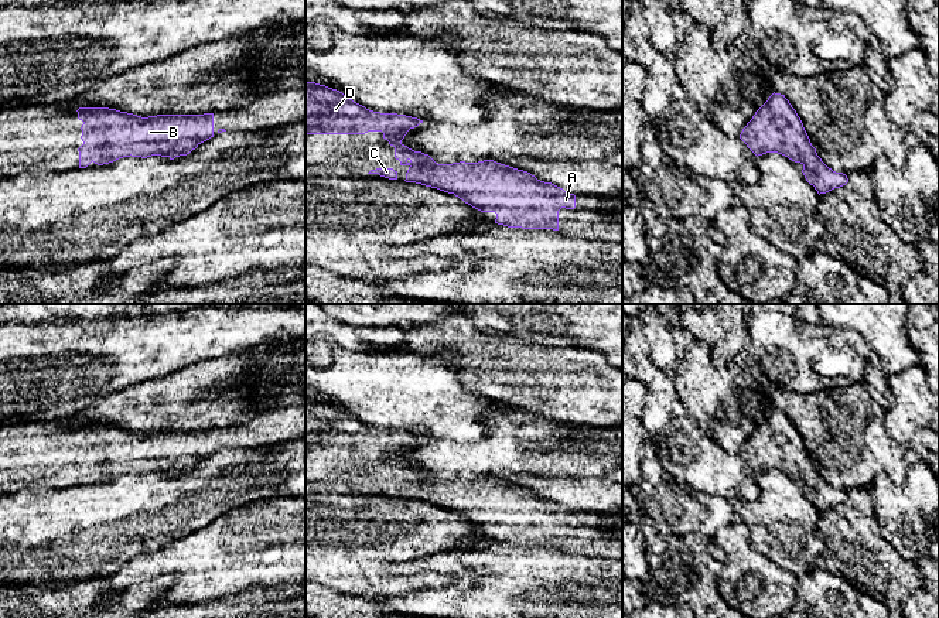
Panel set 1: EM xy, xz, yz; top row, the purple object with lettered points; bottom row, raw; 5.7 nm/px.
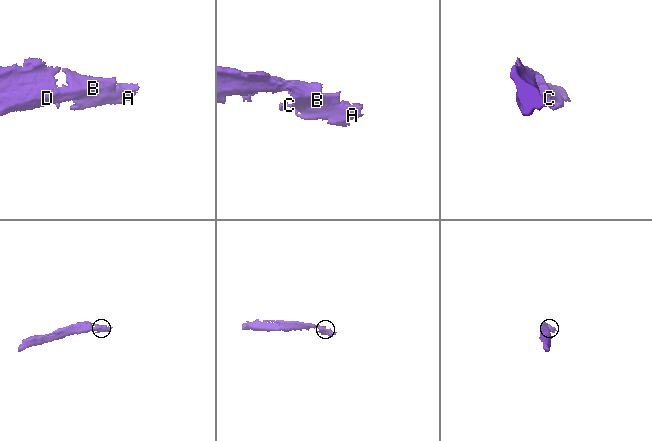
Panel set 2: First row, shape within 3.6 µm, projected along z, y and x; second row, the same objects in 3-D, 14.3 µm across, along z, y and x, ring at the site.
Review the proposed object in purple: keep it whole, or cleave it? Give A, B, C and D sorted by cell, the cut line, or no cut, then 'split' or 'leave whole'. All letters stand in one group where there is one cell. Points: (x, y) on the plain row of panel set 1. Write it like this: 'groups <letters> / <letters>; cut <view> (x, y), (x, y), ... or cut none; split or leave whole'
groups A B C D; cut none; leave whole

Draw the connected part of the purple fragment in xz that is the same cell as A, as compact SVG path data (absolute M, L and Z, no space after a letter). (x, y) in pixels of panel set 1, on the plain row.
M305 397L305 451L365 451L368 448L382 448L383 455L395 464L395 475L400 478L400 482L409 484L406 499L416 499L454 511L481 529L495 529L495 540L508 544L559 547L559 527L561 525L576 525L574 511L552 499L540 498L527 488L494 477L437 481L428 471L414 468L402 460L407 448L420 440L423 437L417 434L369 427L337 406Z

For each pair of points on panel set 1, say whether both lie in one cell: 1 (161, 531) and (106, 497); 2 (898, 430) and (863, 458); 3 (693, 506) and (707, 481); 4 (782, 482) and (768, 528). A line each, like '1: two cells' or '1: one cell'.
1: one cell
2: two cells
3: two cells
4: one cell

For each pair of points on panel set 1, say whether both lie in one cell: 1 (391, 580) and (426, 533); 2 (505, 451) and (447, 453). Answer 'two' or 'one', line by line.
1: one
2: one

